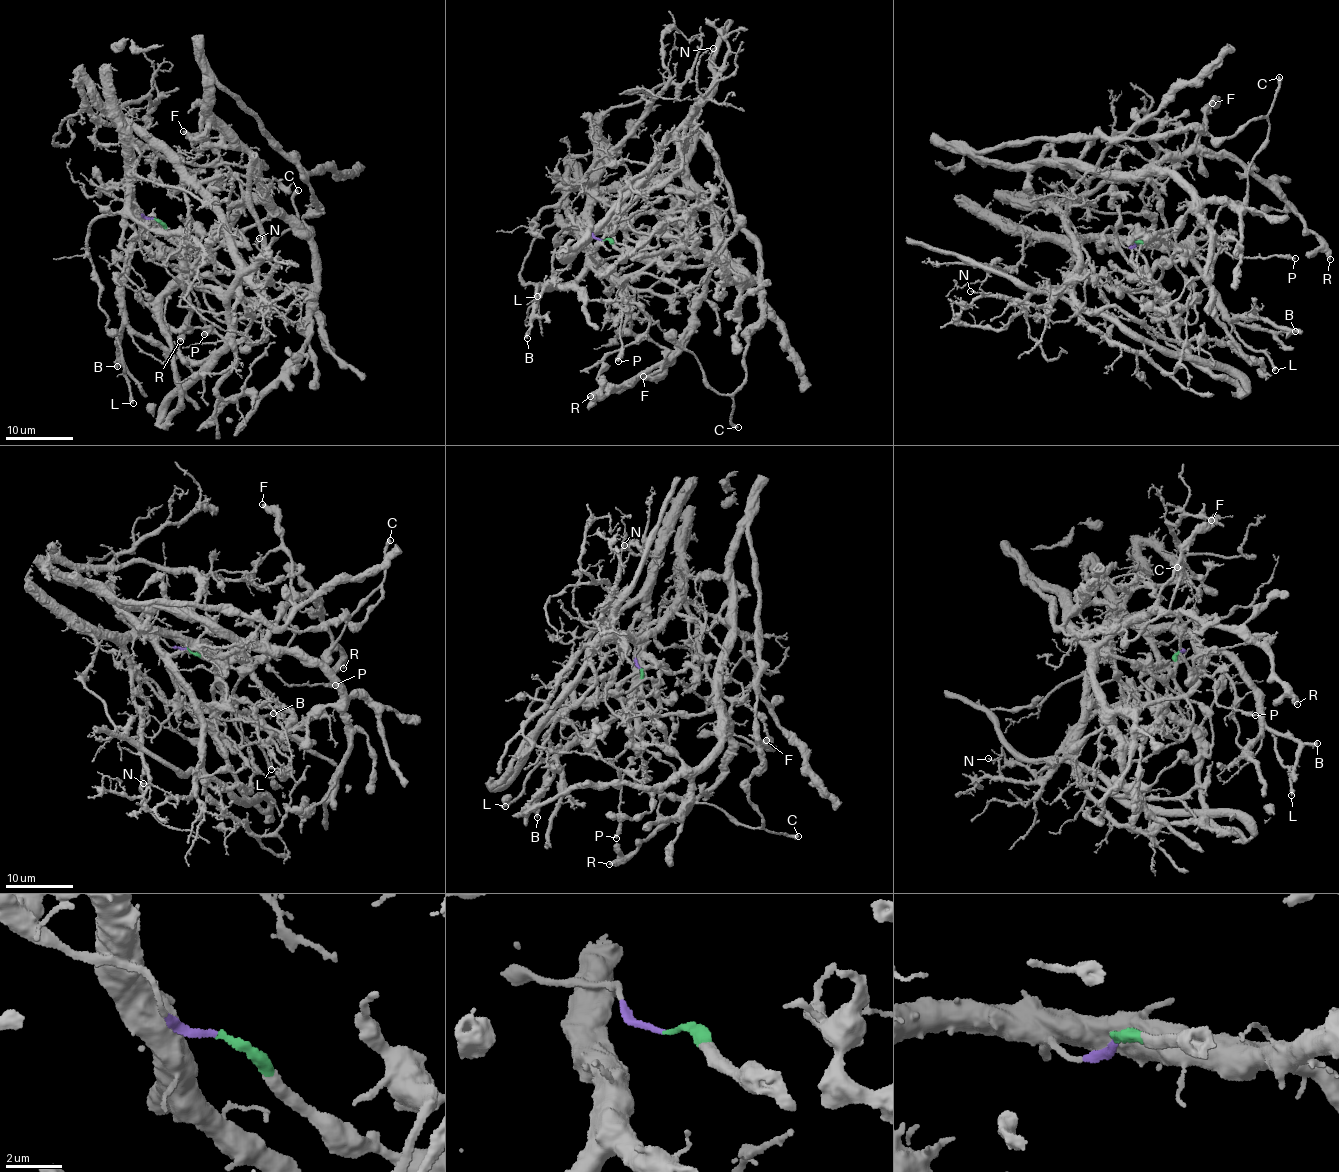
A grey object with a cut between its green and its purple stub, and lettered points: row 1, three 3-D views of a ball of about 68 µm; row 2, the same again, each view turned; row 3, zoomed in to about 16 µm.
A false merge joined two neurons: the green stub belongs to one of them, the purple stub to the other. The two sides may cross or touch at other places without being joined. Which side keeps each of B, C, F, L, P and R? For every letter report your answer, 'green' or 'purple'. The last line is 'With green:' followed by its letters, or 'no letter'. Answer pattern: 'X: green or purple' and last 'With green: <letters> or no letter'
B: purple
C: green
F: green
L: purple
P: purple
R: green
With green: C, F, R

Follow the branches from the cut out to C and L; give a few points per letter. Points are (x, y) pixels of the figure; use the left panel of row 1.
C: (155, 218), (214, 248), (268, 213), (217, 87), (299, 171), (312, 234), (298, 190)
L: (153, 218), (141, 213), (134, 203), (142, 232), (130, 251), (123, 283), (125, 318), (117, 338), (132, 404)

